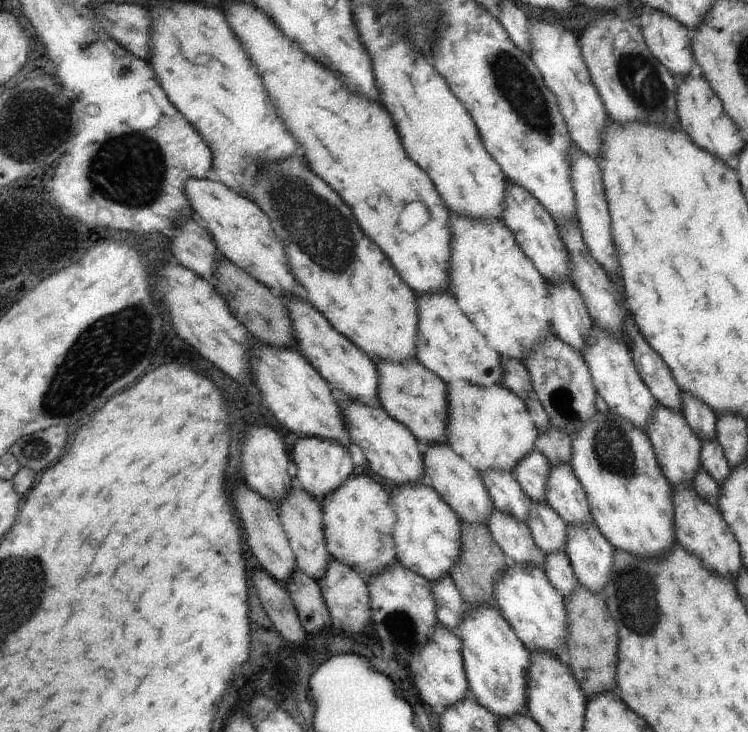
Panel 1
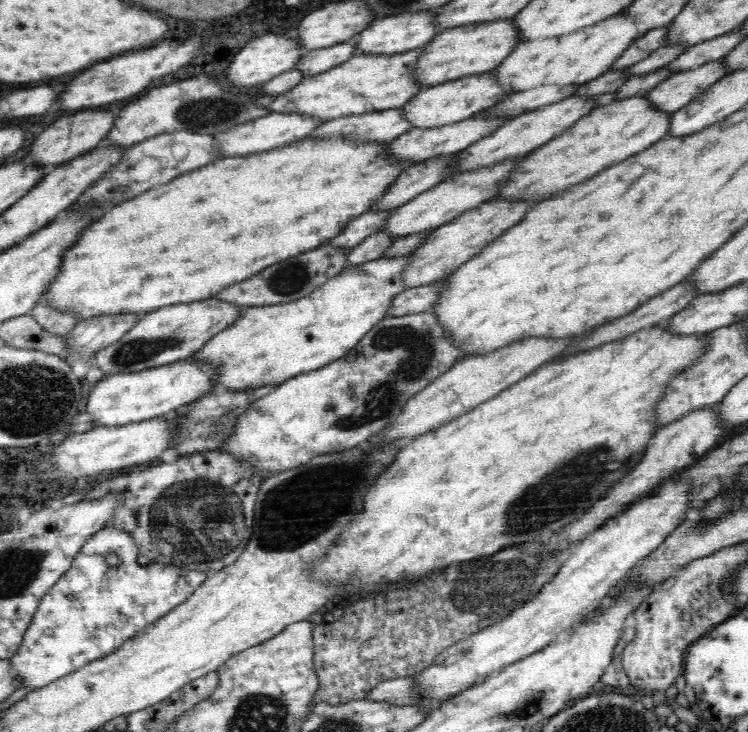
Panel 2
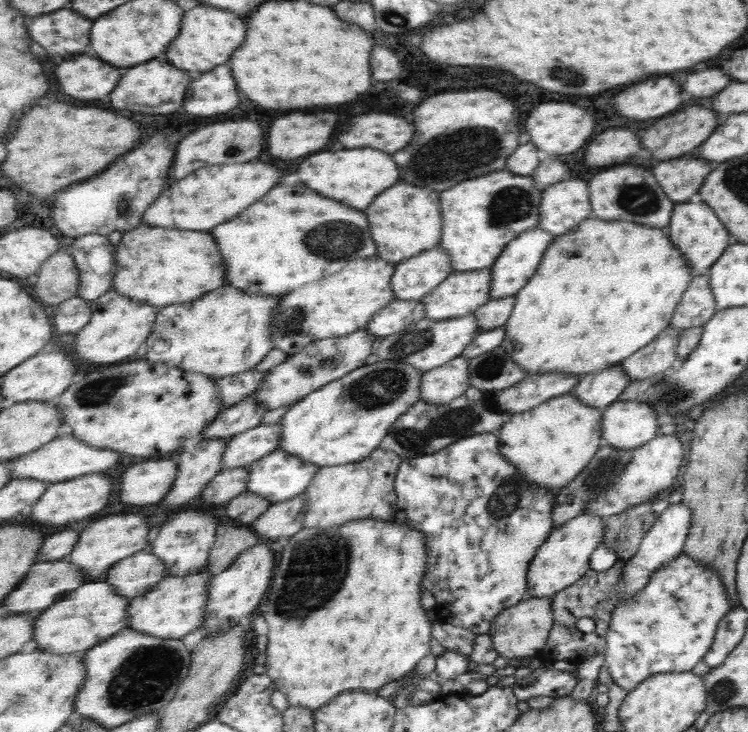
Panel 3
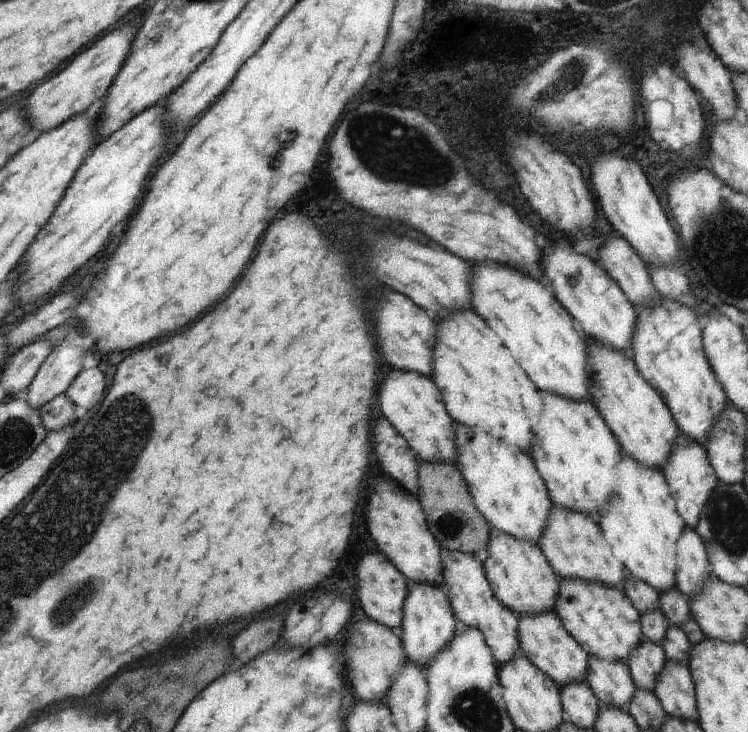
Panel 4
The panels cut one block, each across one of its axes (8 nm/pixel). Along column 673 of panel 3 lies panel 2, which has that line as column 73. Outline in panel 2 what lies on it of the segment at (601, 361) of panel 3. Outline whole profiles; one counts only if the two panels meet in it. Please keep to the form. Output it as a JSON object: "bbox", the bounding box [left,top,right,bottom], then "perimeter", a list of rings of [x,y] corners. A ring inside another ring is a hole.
{"bbox":[42,138,408,320],"perimeter":[[[303,138],[296,140],[280,148],[274,148],[274,152],[262,152],[258,156],[236,156],[236,158],[222,158],[206,164],[204,168],[198,168],[194,172],[182,174],[174,178],[168,184],[162,184],[158,188],[152,188],[120,206],[111,207],[108,214],[103,214],[89,227],[86,227],[66,252],[63,252],[61,267],[58,276],[50,283],[49,289],[43,294],[42,299],[55,310],[67,310],[75,314],[77,320],[86,320],[92,316],[108,316],[108,314],[119,314],[124,312],[135,312],[145,314],[154,312],[159,308],[170,306],[170,304],[188,304],[206,300],[220,290],[248,280],[250,276],[262,272],[262,268],[276,264],[278,260],[286,260],[290,256],[298,256],[305,251],[318,248],[329,242],[331,238],[338,236],[346,225],[354,220],[354,216],[360,216],[362,212],[368,212],[370,204],[381,199],[388,186],[392,185],[396,177],[408,167],[405,162],[399,162],[389,152],[390,142],[350,142],[350,140],[336,140],[336,138]]]}

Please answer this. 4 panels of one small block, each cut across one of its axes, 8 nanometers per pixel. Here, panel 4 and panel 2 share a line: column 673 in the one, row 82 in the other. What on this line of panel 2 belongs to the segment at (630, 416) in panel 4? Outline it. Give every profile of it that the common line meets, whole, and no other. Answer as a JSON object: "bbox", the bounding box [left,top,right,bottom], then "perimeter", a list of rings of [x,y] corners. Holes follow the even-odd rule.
{"bbox":[413,19,522,86],"perimeter":[[[514,19],[446,28],[437,32],[436,36],[423,46],[424,54],[415,65],[413,76],[416,82],[422,86],[444,84],[450,80],[458,80],[462,76],[472,76],[497,69],[510,56],[515,46],[522,42],[519,38],[520,29],[514,25]]]}

